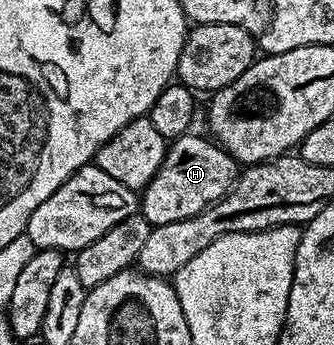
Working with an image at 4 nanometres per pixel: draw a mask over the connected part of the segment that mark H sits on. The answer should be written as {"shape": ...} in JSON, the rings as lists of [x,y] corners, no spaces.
{"shape":[[[186,133],[168,146],[161,169],[141,192],[141,214],[152,227],[185,221],[199,215],[230,191],[237,178],[237,164],[228,151],[210,138]]]}

